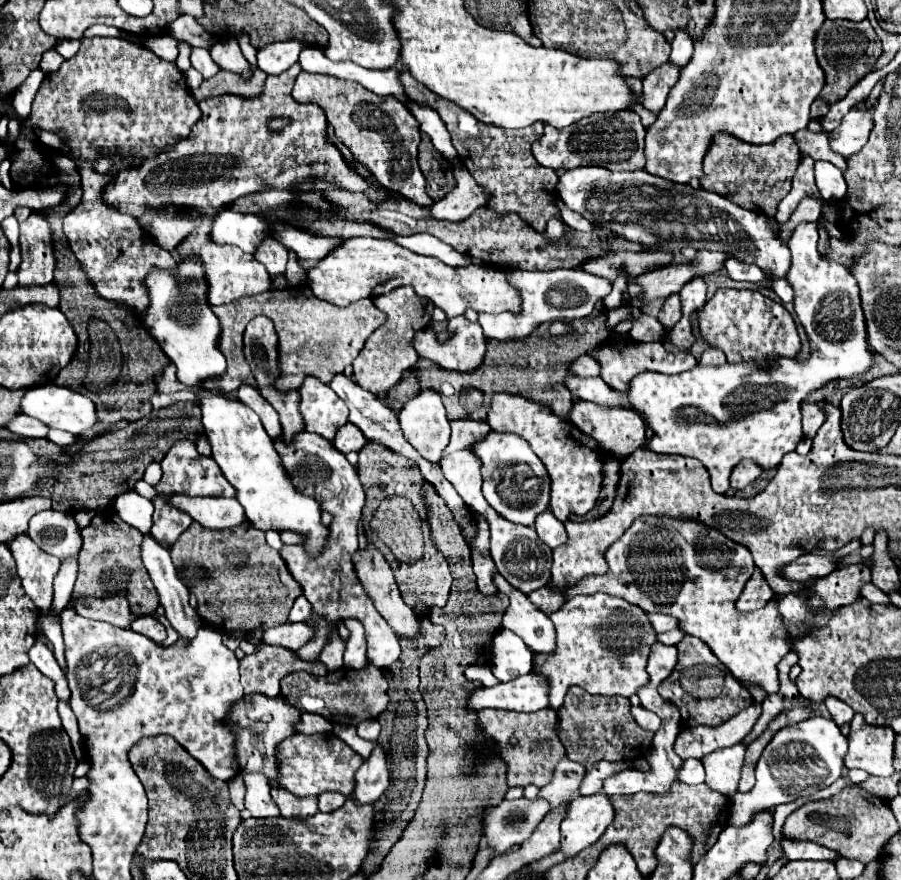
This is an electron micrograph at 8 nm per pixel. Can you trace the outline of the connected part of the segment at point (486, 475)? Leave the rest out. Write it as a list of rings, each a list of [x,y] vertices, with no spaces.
[[[489,431],[481,441],[471,445],[481,461],[483,497],[507,521],[533,525],[535,517],[549,507],[549,475],[525,439],[515,433]]]

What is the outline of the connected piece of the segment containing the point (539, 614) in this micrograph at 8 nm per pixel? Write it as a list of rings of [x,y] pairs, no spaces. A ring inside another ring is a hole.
[[[495,575],[493,581],[497,583],[497,589],[511,599],[511,605],[503,615],[503,627],[521,635],[533,651],[553,651],[555,629],[551,619],[539,607],[535,607],[529,597],[521,595],[521,591],[513,591],[513,587],[509,587],[501,575]]]

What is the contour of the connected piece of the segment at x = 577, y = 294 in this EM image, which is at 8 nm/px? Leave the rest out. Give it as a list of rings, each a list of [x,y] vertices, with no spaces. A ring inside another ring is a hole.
[[[555,269],[547,273],[539,271],[507,271],[507,279],[521,291],[523,311],[519,315],[501,313],[497,317],[479,313],[477,323],[483,327],[487,339],[507,341],[507,339],[523,339],[527,337],[539,323],[547,321],[575,321],[585,319],[593,313],[597,301],[603,301],[611,293],[611,283],[607,279],[591,275],[583,269]]]

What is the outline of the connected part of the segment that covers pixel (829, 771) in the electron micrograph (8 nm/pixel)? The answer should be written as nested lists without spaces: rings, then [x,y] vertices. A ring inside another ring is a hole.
[[[821,715],[809,717],[795,725],[785,725],[773,735],[763,755],[757,761],[757,783],[749,793],[735,793],[729,803],[729,823],[743,827],[753,817],[753,811],[777,807],[795,799],[809,799],[813,793],[833,785],[841,777],[847,737],[841,735],[833,719]],[[815,755],[815,759],[811,759]]]

